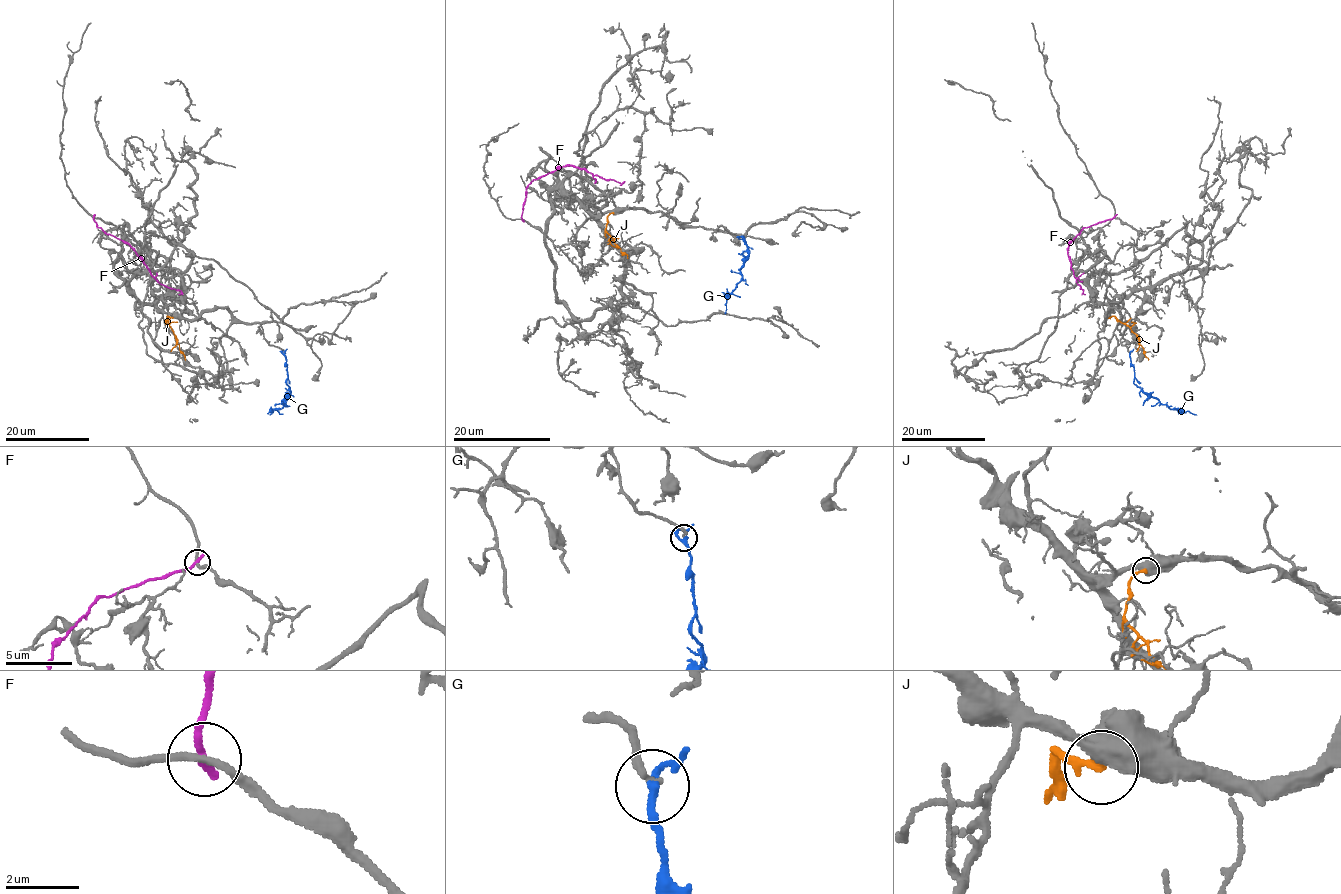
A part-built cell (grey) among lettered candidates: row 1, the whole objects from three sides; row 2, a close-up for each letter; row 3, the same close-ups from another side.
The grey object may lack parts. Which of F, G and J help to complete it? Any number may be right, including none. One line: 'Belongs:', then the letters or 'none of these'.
Belongs: none of these

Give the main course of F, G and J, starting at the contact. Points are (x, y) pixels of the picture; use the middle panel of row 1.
F: (522, 219), (526, 187), (537, 178), (561, 167), (573, 165), (621, 182), (619, 185)
G: (741, 236), (746, 242), (748, 258), (740, 270), (742, 278), (729, 295), (725, 314)
J: (613, 213), (607, 216), (606, 231), (628, 258)

